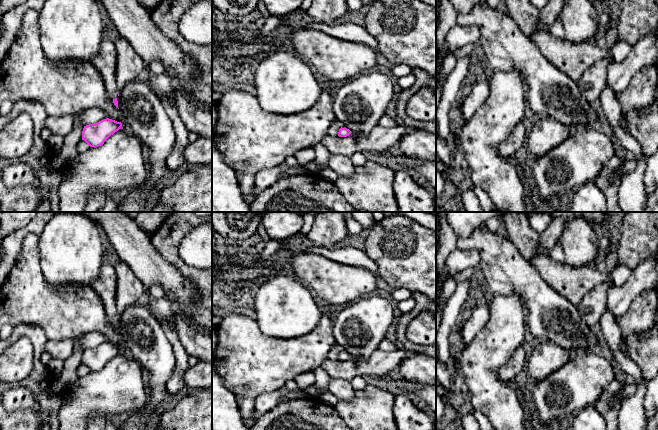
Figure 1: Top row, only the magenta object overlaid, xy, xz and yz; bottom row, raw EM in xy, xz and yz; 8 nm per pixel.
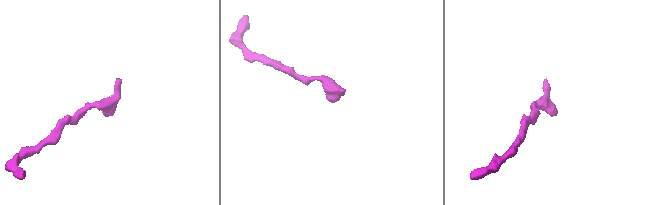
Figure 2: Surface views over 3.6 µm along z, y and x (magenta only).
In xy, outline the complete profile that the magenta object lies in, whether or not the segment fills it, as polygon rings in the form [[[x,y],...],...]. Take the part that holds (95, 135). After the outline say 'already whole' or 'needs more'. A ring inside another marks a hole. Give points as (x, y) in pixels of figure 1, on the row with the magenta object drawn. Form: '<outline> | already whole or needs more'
[[[106,118],[98,123],[84,126],[82,131],[82,140],[84,140],[90,147],[98,147],[115,132],[121,129],[122,123]]] | already whole

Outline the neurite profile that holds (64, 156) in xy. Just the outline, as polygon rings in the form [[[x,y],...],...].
[[[78,124],[63,137],[63,145],[57,152],[55,152],[51,161],[51,167],[53,170],[62,170],[67,168],[76,158],[79,153],[78,144],[82,140],[83,128],[83,125]]]

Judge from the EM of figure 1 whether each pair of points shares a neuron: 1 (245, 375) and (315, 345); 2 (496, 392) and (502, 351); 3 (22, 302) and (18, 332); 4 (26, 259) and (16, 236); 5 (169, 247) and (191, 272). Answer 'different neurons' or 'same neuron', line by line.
1: same neuron
2: same neuron
3: different neurons
4: different neurons
5: same neuron

